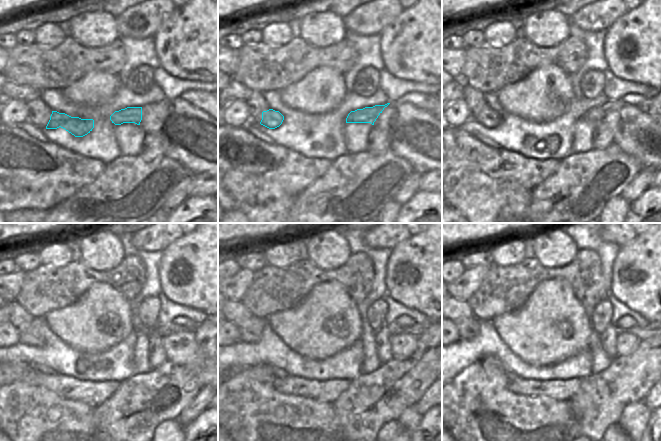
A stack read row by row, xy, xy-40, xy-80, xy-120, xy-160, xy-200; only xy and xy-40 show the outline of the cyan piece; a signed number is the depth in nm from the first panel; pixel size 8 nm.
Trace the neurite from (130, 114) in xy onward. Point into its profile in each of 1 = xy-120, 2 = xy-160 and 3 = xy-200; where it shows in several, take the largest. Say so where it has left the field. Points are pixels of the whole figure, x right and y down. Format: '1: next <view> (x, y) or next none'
1: next xy-120 (168, 329)
2: next xy-160 (416, 330)
3: next xy-200 (642, 333)

